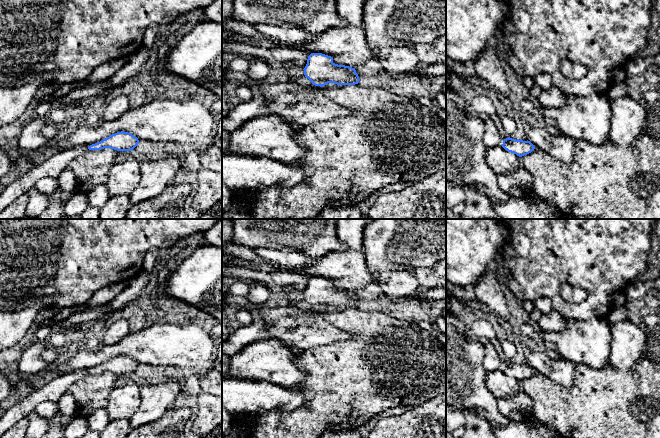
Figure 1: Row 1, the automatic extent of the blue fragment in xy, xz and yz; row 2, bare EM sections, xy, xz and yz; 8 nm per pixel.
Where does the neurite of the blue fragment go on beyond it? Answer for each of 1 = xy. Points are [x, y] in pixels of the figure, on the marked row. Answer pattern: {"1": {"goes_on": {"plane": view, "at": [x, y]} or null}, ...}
{"1": {"goes_on": null}}

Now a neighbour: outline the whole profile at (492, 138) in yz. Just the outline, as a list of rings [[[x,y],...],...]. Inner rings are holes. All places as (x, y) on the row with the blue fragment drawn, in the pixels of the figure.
[[[484,117],[484,137],[483,143],[485,149],[490,149],[503,144],[504,138],[500,135],[496,125],[489,117]]]

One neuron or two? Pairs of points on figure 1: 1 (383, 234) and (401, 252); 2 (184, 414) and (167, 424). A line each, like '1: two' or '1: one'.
1: one
2: one

